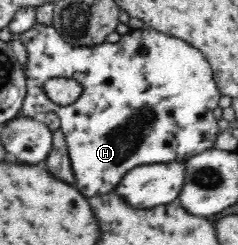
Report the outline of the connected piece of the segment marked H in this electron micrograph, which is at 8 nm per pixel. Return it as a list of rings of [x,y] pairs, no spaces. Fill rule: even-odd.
[[[36,23],[33,29],[22,33],[20,40],[28,51],[28,64],[26,65],[25,71],[28,94],[22,107],[21,117],[36,117],[41,112],[53,112],[60,118],[60,129],[65,135],[65,140],[67,140],[72,166],[75,176],[77,176],[75,187],[79,187],[79,191],[83,191],[87,197],[97,197],[97,195],[111,193],[113,187],[115,187],[115,183],[119,183],[119,179],[123,179],[126,173],[134,167],[147,166],[149,163],[151,165],[157,165],[169,162],[183,162],[189,159],[191,155],[195,155],[196,152],[201,152],[205,148],[215,146],[217,133],[220,131],[220,128],[217,124],[217,119],[215,119],[213,109],[219,105],[219,98],[222,95],[219,91],[218,83],[215,81],[214,71],[208,59],[201,51],[195,49],[195,47],[191,47],[187,42],[175,37],[169,37],[169,35],[165,35],[163,32],[145,26],[131,29],[127,34],[122,35],[117,43],[105,42],[93,47],[77,47],[63,39],[54,26],[44,26],[40,23]],[[59,76],[75,79],[81,85],[79,97],[73,103],[69,103],[69,105],[59,105],[51,101],[46,96],[45,90],[43,90],[43,82],[47,78]]]

